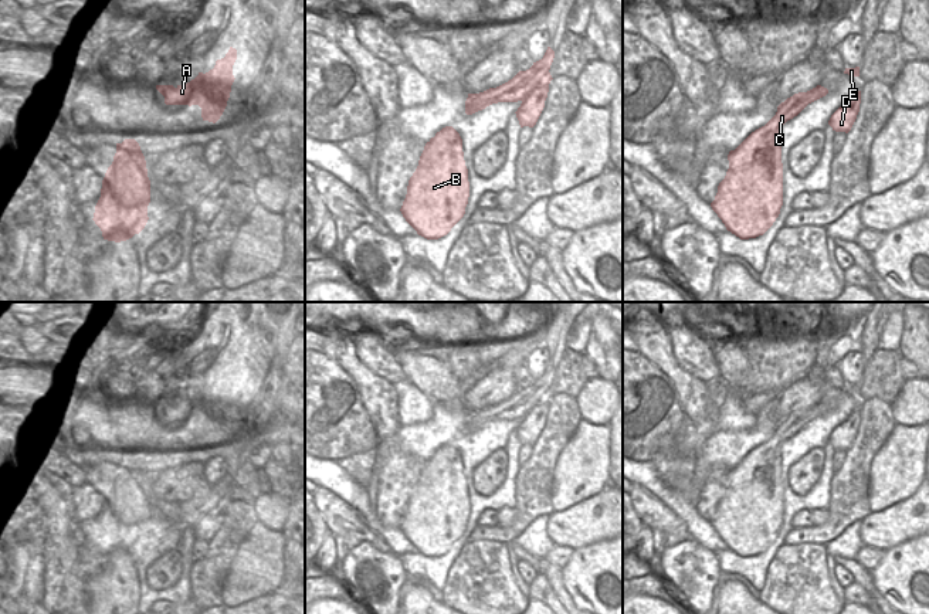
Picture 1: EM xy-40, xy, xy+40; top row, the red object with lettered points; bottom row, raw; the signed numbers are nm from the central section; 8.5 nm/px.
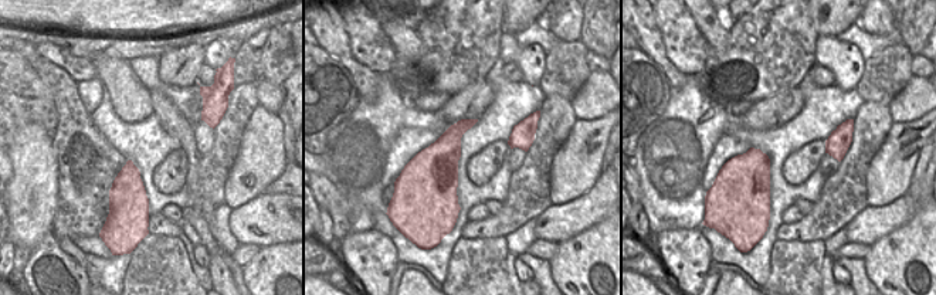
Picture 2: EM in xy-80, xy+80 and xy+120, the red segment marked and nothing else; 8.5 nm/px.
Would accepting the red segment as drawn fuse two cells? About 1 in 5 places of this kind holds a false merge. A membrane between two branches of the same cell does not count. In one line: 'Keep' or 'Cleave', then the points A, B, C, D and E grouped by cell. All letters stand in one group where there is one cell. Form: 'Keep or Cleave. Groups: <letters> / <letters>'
Keep. Groups: A B C D E.

